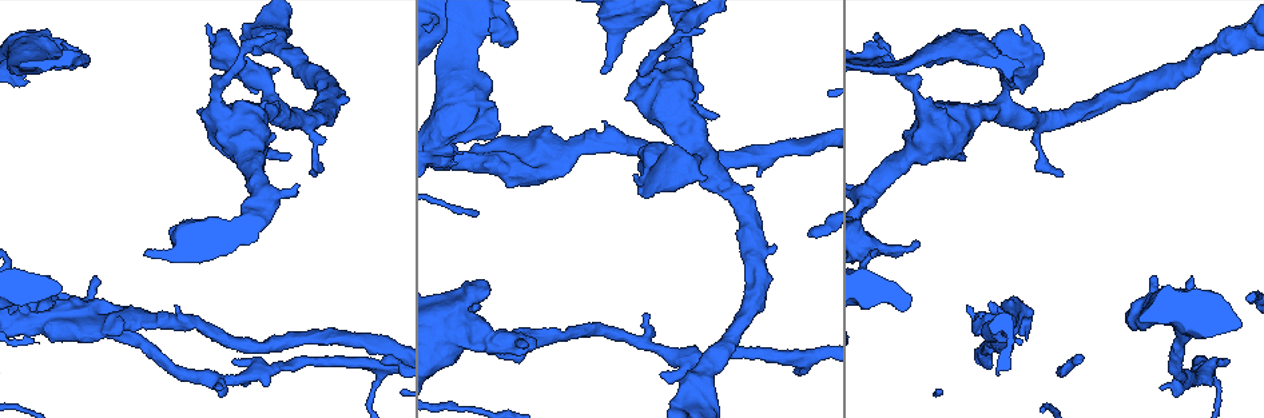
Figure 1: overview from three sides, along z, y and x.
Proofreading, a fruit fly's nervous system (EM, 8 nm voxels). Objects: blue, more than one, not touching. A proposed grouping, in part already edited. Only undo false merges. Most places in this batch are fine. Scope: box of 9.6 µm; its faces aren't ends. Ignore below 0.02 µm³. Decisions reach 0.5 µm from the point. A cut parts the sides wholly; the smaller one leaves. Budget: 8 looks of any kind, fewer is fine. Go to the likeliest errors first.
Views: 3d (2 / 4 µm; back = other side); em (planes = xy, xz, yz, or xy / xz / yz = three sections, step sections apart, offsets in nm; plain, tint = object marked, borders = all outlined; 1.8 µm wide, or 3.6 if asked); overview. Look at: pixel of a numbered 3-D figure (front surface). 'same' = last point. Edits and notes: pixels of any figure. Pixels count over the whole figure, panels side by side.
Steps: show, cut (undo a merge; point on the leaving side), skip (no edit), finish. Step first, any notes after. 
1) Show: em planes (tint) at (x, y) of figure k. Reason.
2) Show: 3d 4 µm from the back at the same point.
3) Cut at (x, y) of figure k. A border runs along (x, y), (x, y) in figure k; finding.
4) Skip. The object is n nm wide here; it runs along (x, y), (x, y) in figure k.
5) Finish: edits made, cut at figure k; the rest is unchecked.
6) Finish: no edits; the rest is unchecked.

Show: 3d 4 µm at (74, 63) of figure 1.

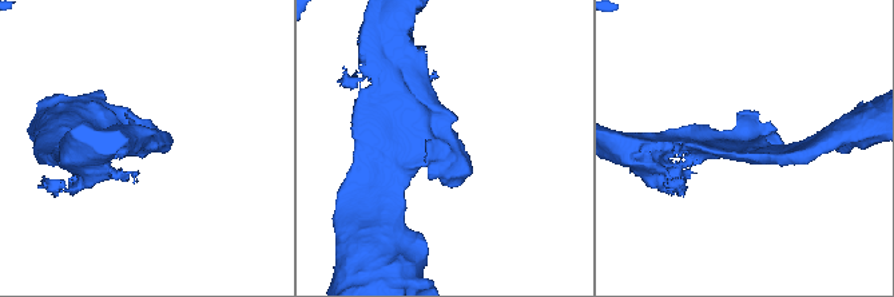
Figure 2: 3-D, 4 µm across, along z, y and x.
Show: em planes (borders) at (147, 143) of figure 2. Need the tissue.

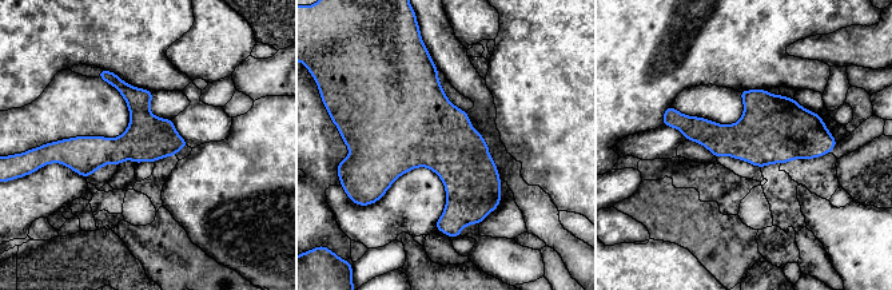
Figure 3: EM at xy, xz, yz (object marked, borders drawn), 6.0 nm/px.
Skip. All the same neuron.

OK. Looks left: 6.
Show: 3d 2 µm from the back at (482, 137) of figure 1. Sudden change in width.

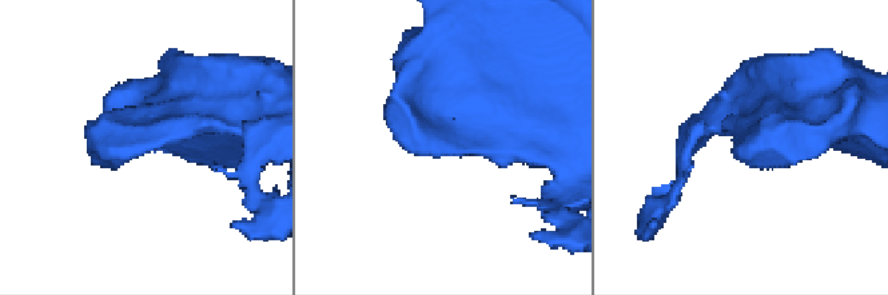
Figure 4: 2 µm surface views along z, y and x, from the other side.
Show: em planes (tint) at (455, 152) of figure 4. Now the EM.

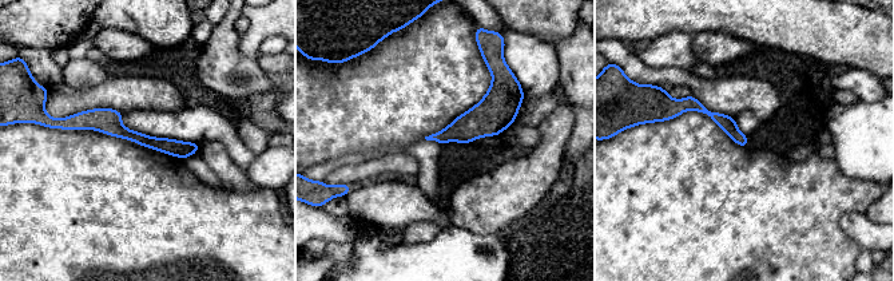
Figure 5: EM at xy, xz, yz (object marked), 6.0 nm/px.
Skip. It runs along (67, 125), (107, 121), (140, 139), (194, 146) in figure 5; continuous, no second neuron.

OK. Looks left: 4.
Show: 3d 4 µm at (677, 104) of figure 1. Thick turns thin.

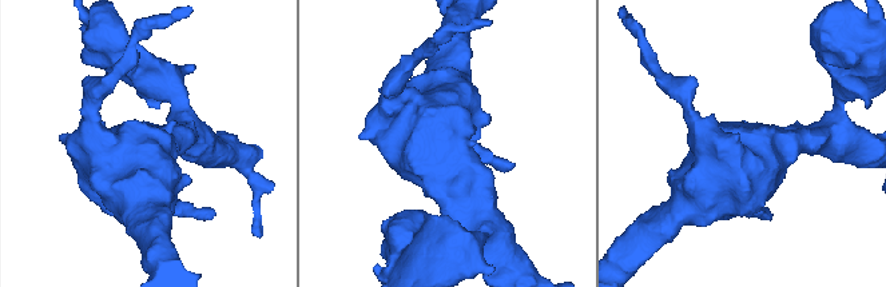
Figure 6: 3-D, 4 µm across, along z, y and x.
Show: em 3.6 µm planes (tint) at (447, 151) of figure 6. Now the EM.

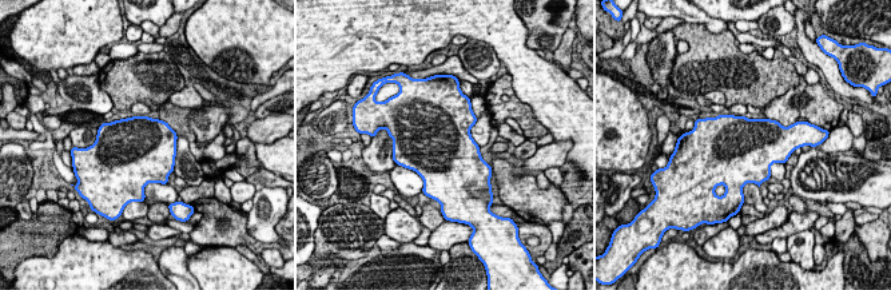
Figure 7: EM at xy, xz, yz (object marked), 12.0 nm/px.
Skip. The object is 800 nm wide here; continuous, no second neuron.

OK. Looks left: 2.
Show: em planes (tint) at (460, 162) of figure 1. Abrupt turn.

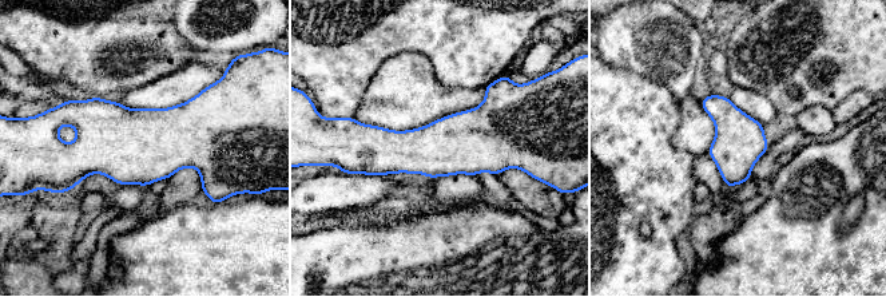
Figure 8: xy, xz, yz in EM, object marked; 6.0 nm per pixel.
Skip. The object is 300 nm wide here; one neuron here.

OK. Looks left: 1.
Finish: no edits; the rest is unchecked.

